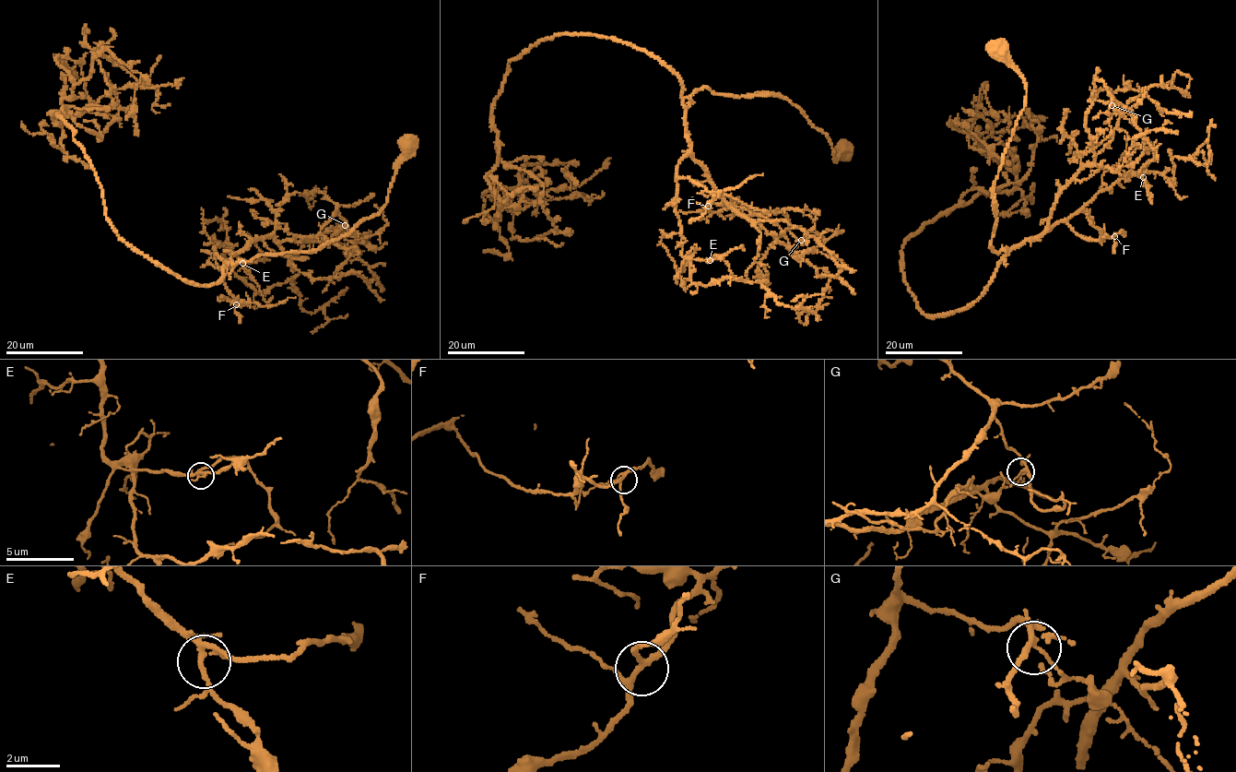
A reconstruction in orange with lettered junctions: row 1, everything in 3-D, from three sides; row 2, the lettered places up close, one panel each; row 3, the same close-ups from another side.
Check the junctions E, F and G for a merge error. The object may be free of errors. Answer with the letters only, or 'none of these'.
G

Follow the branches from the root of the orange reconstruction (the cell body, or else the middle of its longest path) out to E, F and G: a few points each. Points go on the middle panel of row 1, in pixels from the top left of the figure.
E: (843, 148), (834, 160), (825, 134), (774, 94), (699, 89), (675, 211), (681, 254), (710, 260)
F: (843, 148), (834, 160), (825, 134), (774, 94), (699, 89), (676, 176), (712, 191), (708, 206)
G: (843, 148), (834, 160), (774, 94), (690, 97), (691, 156), (718, 191), (778, 242), (802, 239)

